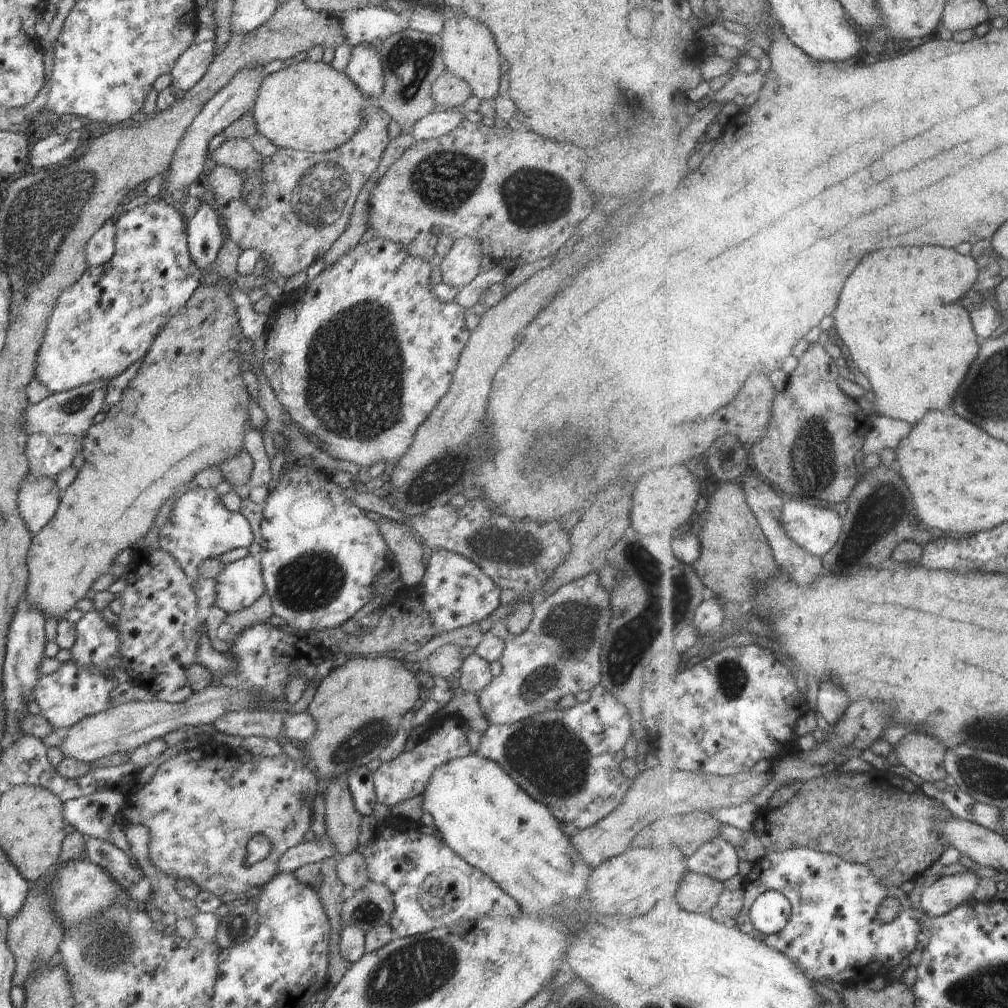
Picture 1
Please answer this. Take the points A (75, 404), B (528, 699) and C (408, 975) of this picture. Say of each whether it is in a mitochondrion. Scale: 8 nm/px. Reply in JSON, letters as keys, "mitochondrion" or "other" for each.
{"A":"mitochondrion","B":"mitochondrion","C":"mitochondrion"}

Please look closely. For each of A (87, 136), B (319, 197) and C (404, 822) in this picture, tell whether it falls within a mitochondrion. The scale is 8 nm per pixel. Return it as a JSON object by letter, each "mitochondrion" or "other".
{"A":"other","B":"mitochondrion","C":"other"}

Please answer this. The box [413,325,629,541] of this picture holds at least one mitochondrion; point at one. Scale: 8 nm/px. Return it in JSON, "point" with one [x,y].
{"point":[440,470]}

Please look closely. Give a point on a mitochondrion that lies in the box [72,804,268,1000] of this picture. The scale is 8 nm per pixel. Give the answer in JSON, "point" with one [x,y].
{"point":[108,943]}

